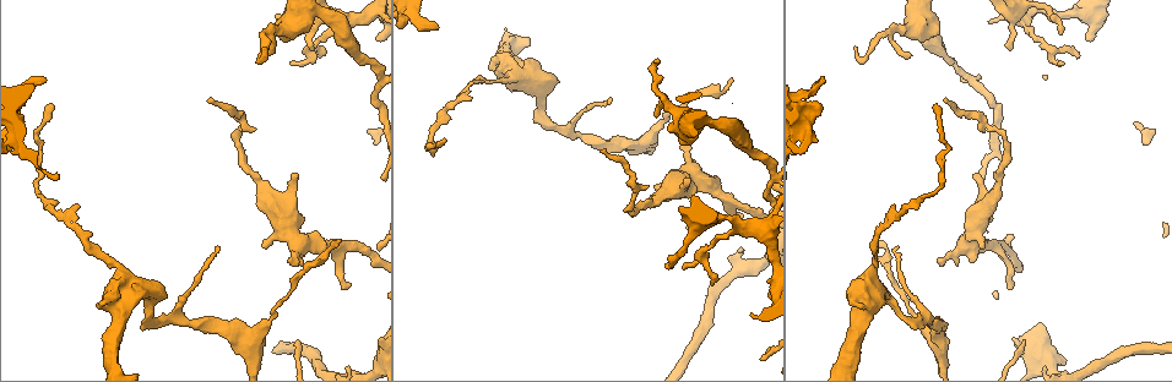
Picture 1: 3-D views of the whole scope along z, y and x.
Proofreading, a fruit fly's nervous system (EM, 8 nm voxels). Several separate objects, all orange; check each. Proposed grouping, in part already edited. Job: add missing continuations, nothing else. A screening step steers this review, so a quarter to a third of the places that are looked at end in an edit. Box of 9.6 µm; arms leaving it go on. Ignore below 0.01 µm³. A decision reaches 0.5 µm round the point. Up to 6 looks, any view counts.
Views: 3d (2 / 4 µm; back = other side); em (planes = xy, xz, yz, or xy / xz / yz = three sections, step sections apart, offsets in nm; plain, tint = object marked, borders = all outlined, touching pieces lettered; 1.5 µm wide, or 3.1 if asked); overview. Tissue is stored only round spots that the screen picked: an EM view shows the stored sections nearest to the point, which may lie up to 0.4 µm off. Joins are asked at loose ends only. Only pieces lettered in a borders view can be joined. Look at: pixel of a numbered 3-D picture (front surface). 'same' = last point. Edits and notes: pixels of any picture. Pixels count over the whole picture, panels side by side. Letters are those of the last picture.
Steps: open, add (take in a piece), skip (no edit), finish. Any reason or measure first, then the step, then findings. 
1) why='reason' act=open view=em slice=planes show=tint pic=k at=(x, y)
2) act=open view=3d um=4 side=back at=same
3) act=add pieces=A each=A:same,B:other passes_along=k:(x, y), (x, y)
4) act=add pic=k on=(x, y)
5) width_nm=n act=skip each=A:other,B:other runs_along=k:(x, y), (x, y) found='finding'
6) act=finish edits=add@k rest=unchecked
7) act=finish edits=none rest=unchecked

why='end of a long branch' act=open view=3d um=2 side=back pic=1 at=(729, 80)

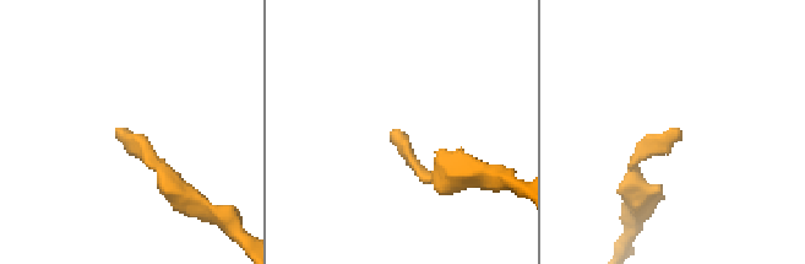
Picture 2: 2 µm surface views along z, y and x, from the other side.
why='now the EM' act=open view=em slice=planes show=plain pic=2 at=(128, 131)

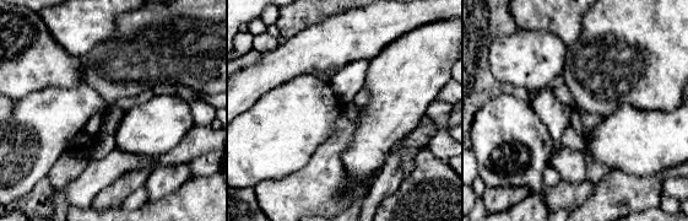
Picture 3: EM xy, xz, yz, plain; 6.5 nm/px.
act=open view=em slice=planes show=borders at=same

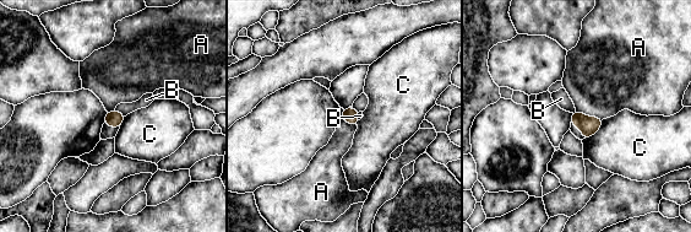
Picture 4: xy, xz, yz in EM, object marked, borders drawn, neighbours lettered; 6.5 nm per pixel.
longest_contact=A:190nm act=skip each=A:other,B:other,C:other found='no lettered piece goes on from it'

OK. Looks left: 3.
why='an open end' act=open view=3d um=2 side=back pic=1 at=(438, 28)

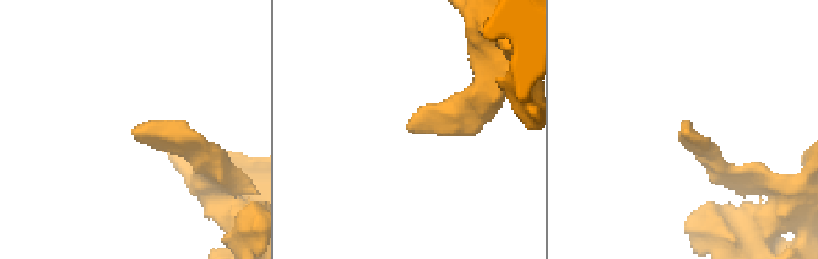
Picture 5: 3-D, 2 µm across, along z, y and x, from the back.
why='shape alone is not enough' act=open view=em slice=planes show=plain pic=5 at=(686, 129)

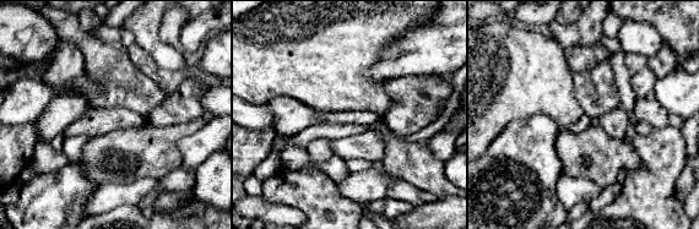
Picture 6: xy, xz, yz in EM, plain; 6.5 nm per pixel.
why='see the neighbours' act=open view=em slice=planes show=borders at=same

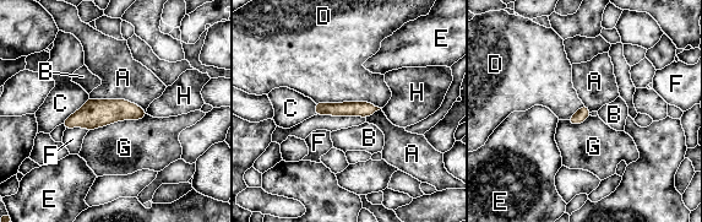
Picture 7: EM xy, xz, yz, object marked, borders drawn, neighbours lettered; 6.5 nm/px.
longest_contact=D:440nm act=skip each=A:other,B:other,C:other,D:other,E:other,F:other,G:other,H:other found='no lettered piece goes on from it'

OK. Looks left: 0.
act=finish edits=none rest=unchecked

